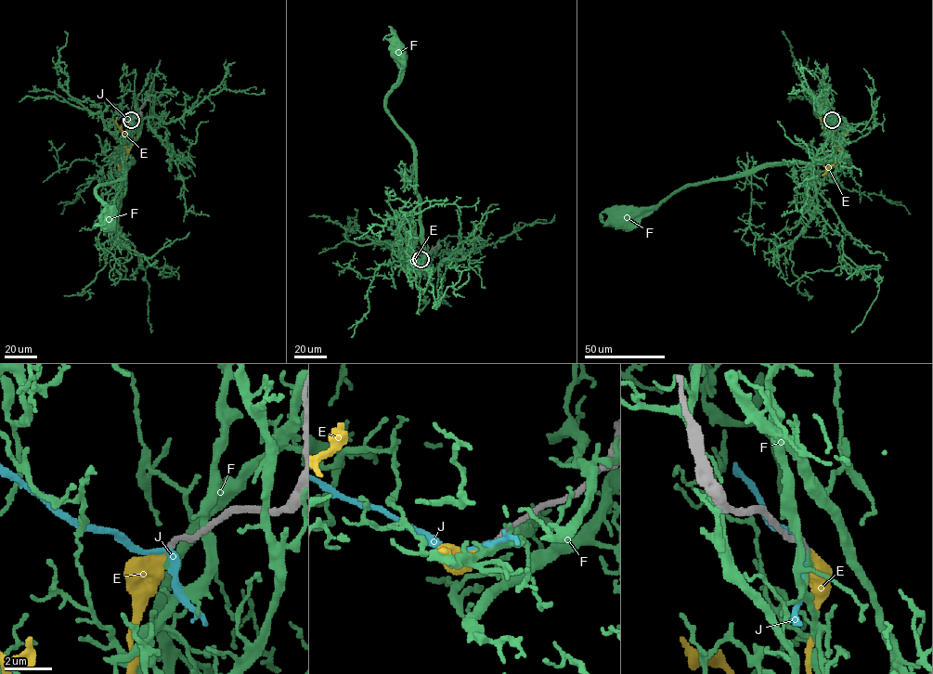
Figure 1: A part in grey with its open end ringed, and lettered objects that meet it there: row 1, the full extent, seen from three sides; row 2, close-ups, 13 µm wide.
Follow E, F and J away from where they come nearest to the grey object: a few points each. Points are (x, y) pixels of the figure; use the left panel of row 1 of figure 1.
E: (131, 120), (123, 135), (127, 156), (119, 167), (120, 174)
F: (131, 120), (123, 147), (134, 162), (126, 167), (123, 177), (96, 189), (110, 208), (108, 217)
J: (130, 120), (123, 117), (115, 109)

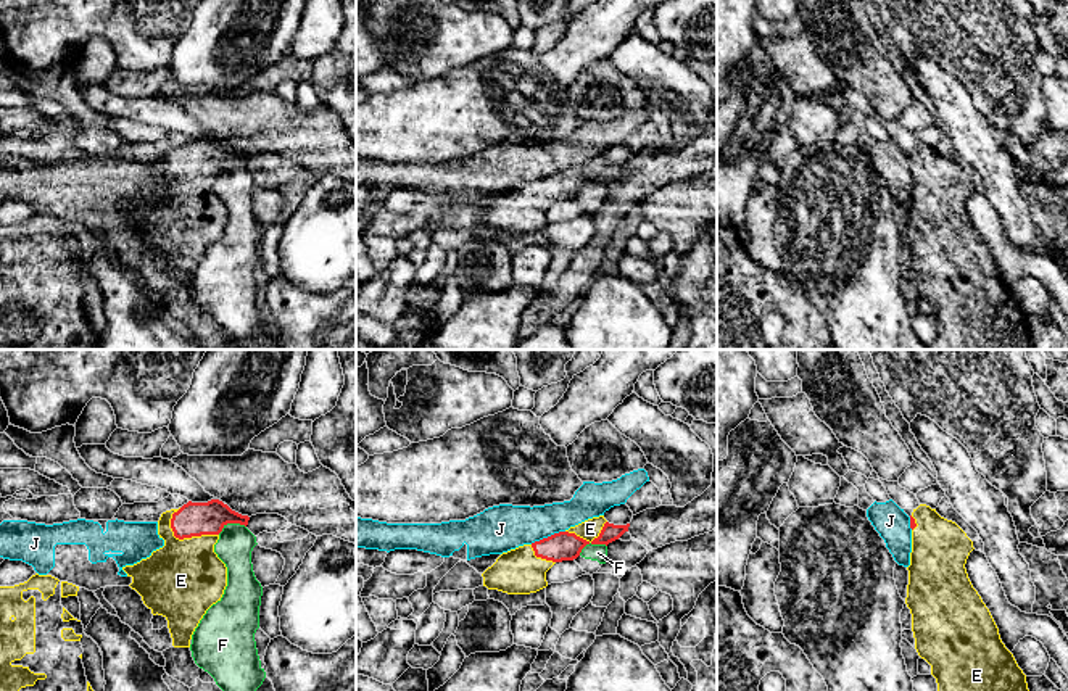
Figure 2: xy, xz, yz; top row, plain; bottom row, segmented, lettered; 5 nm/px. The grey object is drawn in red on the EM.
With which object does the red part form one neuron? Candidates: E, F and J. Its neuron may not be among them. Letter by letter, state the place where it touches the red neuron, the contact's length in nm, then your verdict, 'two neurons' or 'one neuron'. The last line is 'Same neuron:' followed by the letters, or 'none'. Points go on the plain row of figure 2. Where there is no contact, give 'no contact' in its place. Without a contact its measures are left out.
E: contact xy (186, 176); length 260 nm; one neuron
F: contact xy (231, 161); length 150 nm; two neurons
J: contact xz (548, 176); length 190 nm; two neurons
Same neuron: E

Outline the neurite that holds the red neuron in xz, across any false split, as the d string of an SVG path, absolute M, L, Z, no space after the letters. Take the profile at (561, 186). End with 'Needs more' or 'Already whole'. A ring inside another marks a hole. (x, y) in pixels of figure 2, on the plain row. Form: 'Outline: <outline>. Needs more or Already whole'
Outline: M604 155L588 158L565 171L503 192L488 206L483 226L507 234L530 234L548 226L546 211L562 200L573 200L586 184L609 184L628 171L630 163L614 164Z. Needs more

